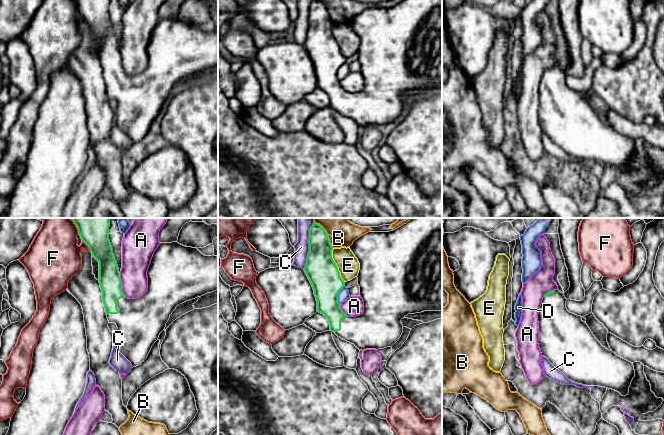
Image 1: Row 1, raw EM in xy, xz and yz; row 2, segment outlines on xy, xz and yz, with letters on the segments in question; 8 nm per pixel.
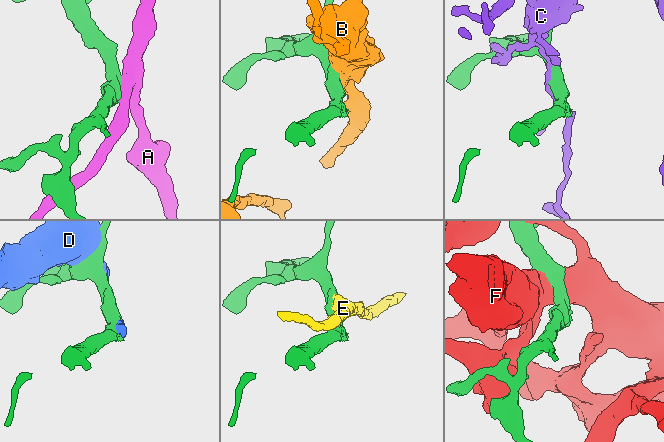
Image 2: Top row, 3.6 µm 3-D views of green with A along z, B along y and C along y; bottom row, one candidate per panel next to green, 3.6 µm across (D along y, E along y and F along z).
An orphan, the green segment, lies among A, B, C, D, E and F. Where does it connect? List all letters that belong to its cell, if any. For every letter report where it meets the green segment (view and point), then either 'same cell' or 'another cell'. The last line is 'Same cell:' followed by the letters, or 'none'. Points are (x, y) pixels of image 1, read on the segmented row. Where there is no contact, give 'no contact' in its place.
A: contact xy (121, 285); another cell
B: contact xz (326, 233); another cell
C: contact xz (309, 245); another cell
D: contact xz (337, 295); another cell
E: contact xz (336, 265); another cell
F: contact xy (87, 245); another cell
Same cell: none

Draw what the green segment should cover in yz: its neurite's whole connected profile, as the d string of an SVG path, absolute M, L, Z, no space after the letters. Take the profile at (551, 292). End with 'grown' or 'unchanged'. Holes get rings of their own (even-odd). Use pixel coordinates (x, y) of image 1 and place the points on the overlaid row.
M559 290L544 295L538 314L538 344L542 356L572 382L605 387L619 392L622 396L628 395L635 377L633 364L603 347L588 325L582 321L582 317L567 310L566 301L564 294Z; grown

